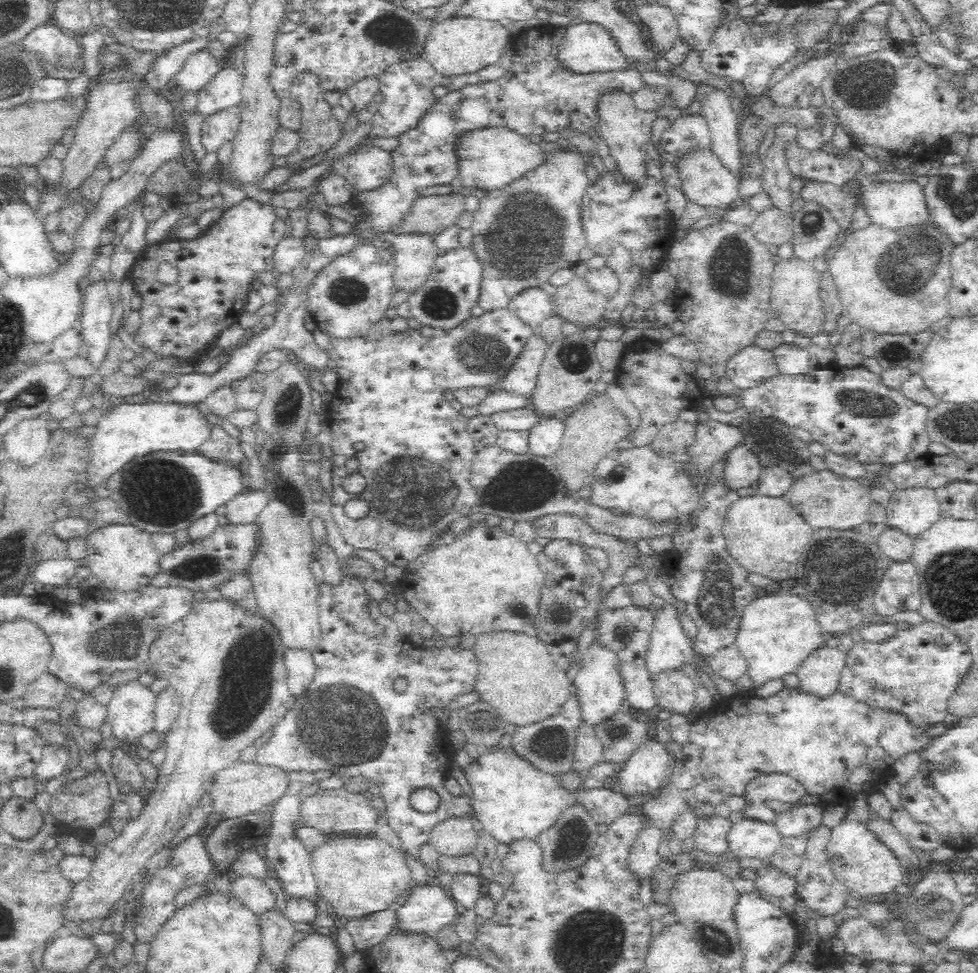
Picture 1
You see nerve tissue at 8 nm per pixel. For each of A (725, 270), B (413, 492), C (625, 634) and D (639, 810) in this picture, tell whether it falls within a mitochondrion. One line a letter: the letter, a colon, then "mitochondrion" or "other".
A: mitochondrion
B: mitochondrion
C: mitochondrion
D: other

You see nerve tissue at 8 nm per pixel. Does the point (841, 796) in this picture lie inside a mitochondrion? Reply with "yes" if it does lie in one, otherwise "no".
no

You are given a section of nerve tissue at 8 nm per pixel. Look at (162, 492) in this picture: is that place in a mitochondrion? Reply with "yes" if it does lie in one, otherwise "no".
yes

